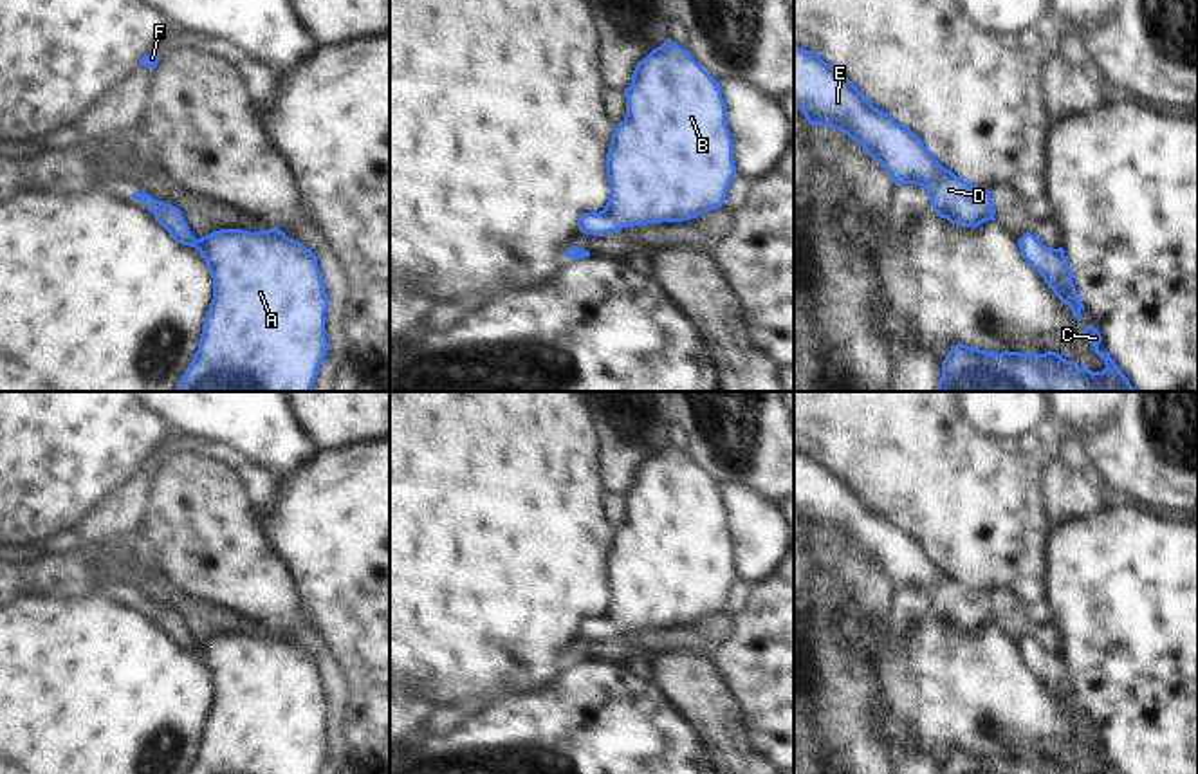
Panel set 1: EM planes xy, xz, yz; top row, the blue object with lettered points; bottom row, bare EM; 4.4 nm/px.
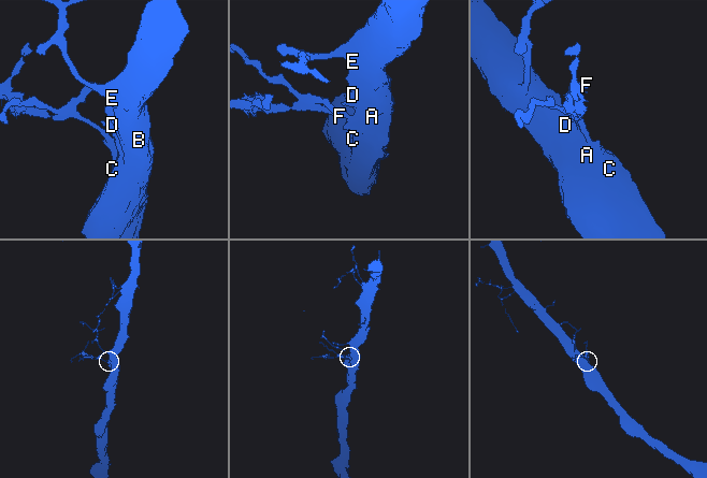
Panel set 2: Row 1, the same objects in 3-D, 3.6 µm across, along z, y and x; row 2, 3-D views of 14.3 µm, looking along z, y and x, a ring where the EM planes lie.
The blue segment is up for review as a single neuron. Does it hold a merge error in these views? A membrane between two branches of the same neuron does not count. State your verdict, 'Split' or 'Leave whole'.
Leave whole

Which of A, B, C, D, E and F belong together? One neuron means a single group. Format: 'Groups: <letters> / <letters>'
Groups: A B C D E F

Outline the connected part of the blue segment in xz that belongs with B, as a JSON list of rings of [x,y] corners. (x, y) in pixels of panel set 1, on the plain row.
[[[666,444],[637,467],[624,502],[626,520],[613,532],[606,557],[610,603],[603,615],[579,619],[579,635],[599,640],[622,631],[684,626],[722,612],[736,570],[720,487],[687,453]]]

